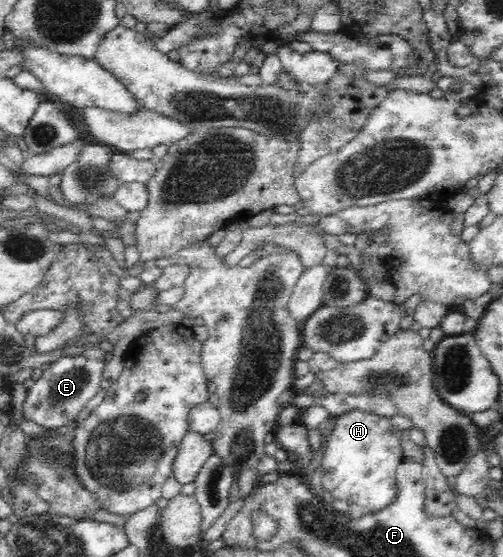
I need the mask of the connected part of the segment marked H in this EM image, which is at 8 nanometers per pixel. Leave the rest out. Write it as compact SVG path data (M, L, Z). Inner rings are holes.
M350 409L335 415L336 423L327 437L326 451L321 466L321 483L334 497L348 503L357 502L365 509L378 509L386 505L394 495L394 474L404 457L402 435L410 435L410 429L400 429L390 417L371 411Z

